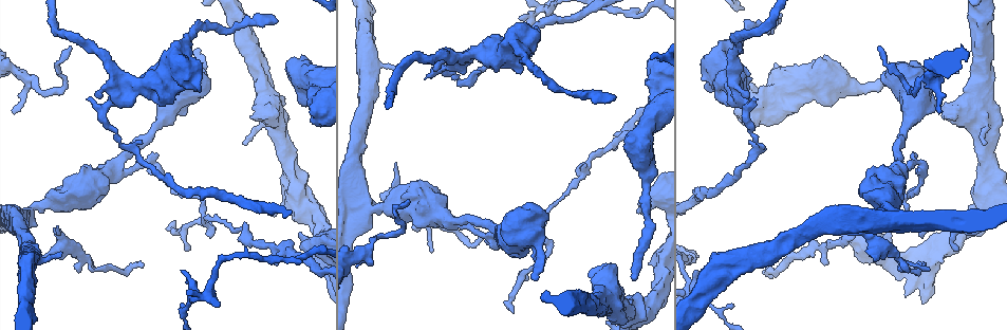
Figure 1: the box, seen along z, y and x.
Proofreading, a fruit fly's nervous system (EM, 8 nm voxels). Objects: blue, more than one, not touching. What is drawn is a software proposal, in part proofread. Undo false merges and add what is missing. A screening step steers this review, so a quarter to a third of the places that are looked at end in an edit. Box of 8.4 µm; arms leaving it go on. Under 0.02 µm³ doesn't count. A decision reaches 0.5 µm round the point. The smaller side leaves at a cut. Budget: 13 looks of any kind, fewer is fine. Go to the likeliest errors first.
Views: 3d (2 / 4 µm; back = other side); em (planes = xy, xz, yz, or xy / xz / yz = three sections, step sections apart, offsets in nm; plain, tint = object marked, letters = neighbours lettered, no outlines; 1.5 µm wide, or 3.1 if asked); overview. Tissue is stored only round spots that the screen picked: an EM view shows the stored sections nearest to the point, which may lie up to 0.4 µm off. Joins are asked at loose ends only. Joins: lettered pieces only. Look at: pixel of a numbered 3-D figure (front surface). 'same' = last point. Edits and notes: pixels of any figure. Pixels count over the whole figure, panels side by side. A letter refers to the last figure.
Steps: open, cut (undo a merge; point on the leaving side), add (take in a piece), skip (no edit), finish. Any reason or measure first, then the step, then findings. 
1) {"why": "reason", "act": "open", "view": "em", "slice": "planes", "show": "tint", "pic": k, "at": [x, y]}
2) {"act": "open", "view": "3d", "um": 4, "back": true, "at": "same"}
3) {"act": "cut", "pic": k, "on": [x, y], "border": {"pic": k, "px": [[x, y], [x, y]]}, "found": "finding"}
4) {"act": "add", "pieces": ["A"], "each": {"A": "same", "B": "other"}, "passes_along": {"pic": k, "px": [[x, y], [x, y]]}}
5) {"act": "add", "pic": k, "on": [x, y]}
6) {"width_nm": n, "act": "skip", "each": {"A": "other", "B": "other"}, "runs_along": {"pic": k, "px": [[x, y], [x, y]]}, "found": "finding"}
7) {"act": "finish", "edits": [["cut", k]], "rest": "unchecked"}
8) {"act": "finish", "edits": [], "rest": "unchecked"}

{"why": "long arm stops here", "act": "open", "view": "em", "slice": "planes", "show": "letters", "pic": 1, "at": [958, 73]}

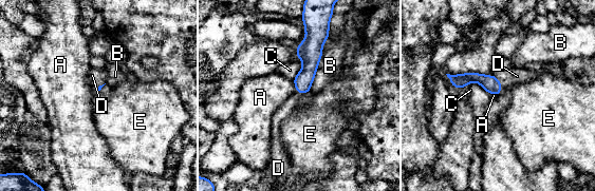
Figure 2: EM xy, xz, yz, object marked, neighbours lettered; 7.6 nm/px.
{"act": "add", "pieces": ["D"], "each": {"A": "other", "B": "other", "C": "other", "D": "same", "E": "other"}, "passes_along": {"pic": 2, "px": [[490, 83], [498, 80], [510, 77]]}, "found": "it goes on there"}

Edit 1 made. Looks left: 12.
{"act": "open", "view": "overview"}

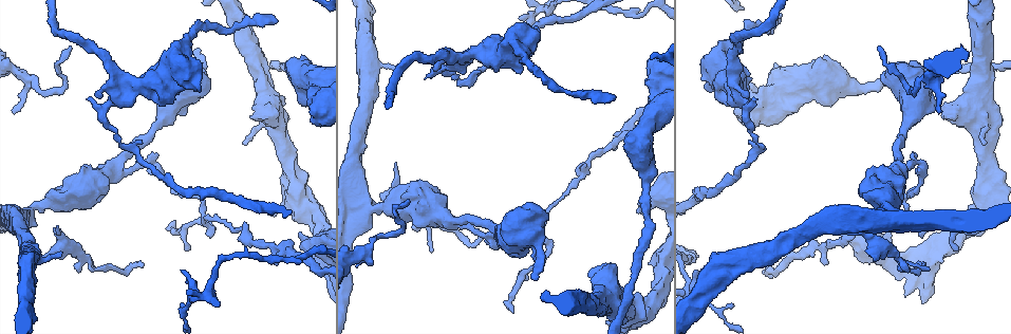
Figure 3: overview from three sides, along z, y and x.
{"why": "four-way junction", "act": "open", "view": "3d", "um": 4, "pic": 3, "at": [365, 207]}

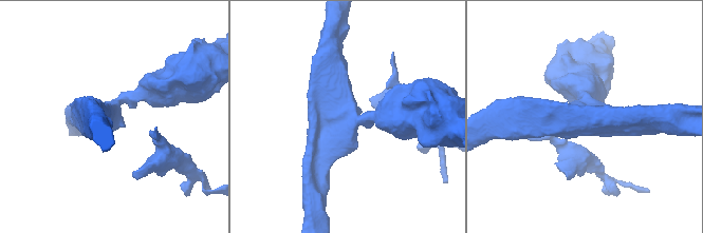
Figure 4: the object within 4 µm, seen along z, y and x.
{"arms": 4, "act": "open", "view": "em", "slice": "planes", "show": "plain", "pic": 4, "at": [351, 116]}

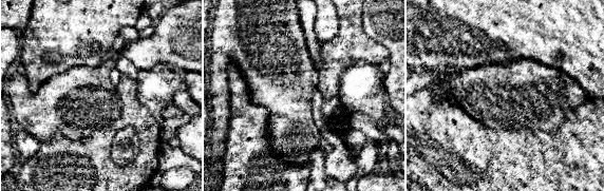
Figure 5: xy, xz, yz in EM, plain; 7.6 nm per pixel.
{"act": "open", "view": "em", "slice": "planes", "show": "letters", "at": "same"}

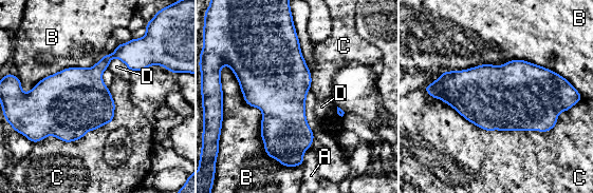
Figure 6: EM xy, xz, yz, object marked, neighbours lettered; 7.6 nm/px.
{"act": "skip", "each": {"A": "other", "B": "other", "C": "other", "D": "other"}, "border": {"pic": 6, "px": [[573, 104], [547, 131], [500, 131]]}, "found": "all the same neuron"}

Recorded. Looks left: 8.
{"why": "an open end", "act": "open", "view": "3d", "um": 4, "pic": 3, "at": [984, 142]}

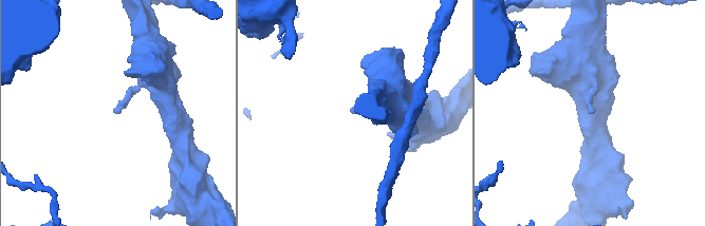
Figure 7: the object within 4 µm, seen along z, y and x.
{"act": "open", "view": "em", "slice": "xy", "step": 8, "show": "letters", "pic": 7, "at": [117, 113]}

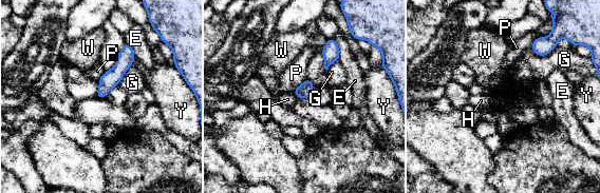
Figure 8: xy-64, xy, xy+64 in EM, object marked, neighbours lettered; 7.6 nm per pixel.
{"why": "cut it another way", "act": "open", "view": "em", "slice": "planes", "show": "letters", "at": "same"}

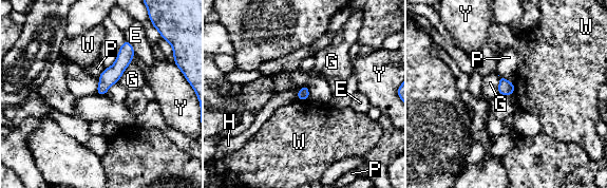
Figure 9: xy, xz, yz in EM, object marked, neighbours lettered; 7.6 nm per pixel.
{"act": "skip", "each": {"E": "other", "G": "other", "H": "other", "P": "other", "W": "other", "Y": "other"}, "border": {"pic": 9, "px": [[131, 61], [117, 81]]}, "found": "no lettered piece goes on from it"}

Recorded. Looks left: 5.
{"why": "tapers out", "act": "open", "view": "em", "slice": "planes", "show": "letters", "pic": 3, "at": [614, 98]}

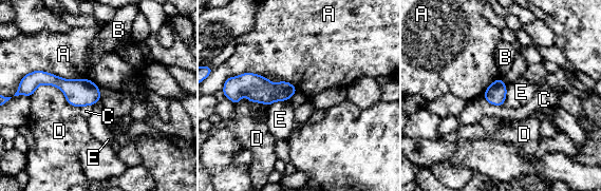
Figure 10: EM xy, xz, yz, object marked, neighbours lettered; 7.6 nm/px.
{"width_nm": 140, "act": "skip", "each": {"A": "other", "B": "other", "C": "other", "D": "other", "E": "other"}, "found": "no lettered piece goes on from it"}

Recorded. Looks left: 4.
{"act": "finish", "edits": [["add", 2]], "rest": "unchecked"}

